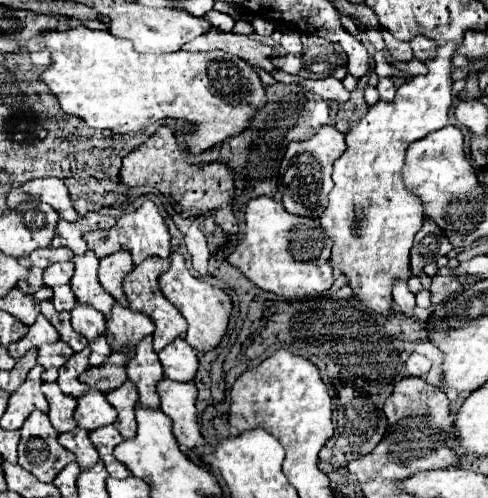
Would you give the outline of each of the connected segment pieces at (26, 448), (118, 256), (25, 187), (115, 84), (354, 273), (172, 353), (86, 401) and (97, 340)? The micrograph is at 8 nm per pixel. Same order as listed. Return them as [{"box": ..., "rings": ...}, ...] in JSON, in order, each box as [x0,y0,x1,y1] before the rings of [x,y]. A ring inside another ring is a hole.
[{"box":[18,410,76,482],"rings":[[[34,410],[20,432],[18,464],[38,480],[52,482],[66,464],[76,460],[76,456],[58,442],[58,432],[50,424],[46,412]]]},{"box":[98,250,134,304],"rings":[[[124,250],[108,254],[108,256],[104,256],[100,260],[98,278],[100,278],[102,286],[104,286],[104,290],[110,292],[114,296],[114,300],[120,302],[120,304],[128,304],[122,282],[124,282],[126,272],[130,272],[132,266],[134,266],[132,256],[130,256],[130,252],[124,252]]]},{"box":[22,178,78,220],"rings":[[[32,178],[32,180],[22,184],[22,192],[50,204],[60,214],[60,218],[64,218],[64,220],[76,220],[78,218],[66,186],[58,178]]]},{"box":[40,26,266,154],"rings":[[[76,26],[68,30],[46,30],[40,34],[50,50],[52,64],[42,72],[40,80],[46,82],[52,94],[58,98],[66,114],[82,118],[90,128],[108,128],[118,134],[138,132],[146,126],[158,122],[160,118],[184,118],[192,124],[208,124],[208,132],[192,132],[188,138],[190,152],[198,154],[234,132],[246,128],[250,116],[266,102],[264,86],[258,74],[248,62],[238,56],[230,56],[222,50],[212,52],[170,52],[148,58],[132,48],[128,40],[118,40],[104,30],[90,30],[86,26]]]},{"box":[320,42,460,314],"rings":[[[450,42],[444,46],[436,46],[436,58],[426,60],[428,74],[426,76],[412,76],[408,78],[398,90],[396,98],[392,102],[378,100],[376,104],[368,106],[368,112],[350,128],[346,134],[348,150],[334,162],[334,188],[328,194],[328,206],[320,218],[324,228],[330,232],[334,240],[330,266],[340,268],[348,284],[354,290],[354,296],[360,298],[368,308],[372,308],[378,314],[390,314],[392,312],[392,284],[396,278],[408,278],[410,276],[410,248],[416,232],[422,228],[424,212],[422,202],[418,196],[414,196],[404,180],[402,180],[402,168],[404,168],[404,152],[410,142],[442,128],[448,124],[448,110],[452,104],[452,56],[460,48],[458,42]]]},{"box":[158,338,198,382],"rings":[[[176,338],[172,344],[162,348],[158,356],[166,378],[178,382],[190,382],[194,378],[198,368],[198,356],[184,338]]]},{"box":[74,388,116,430],"rings":[[[90,388],[84,396],[78,398],[74,420],[80,428],[94,430],[94,428],[112,424],[116,420],[116,412],[114,408],[110,408],[102,392],[98,392],[96,388]]]},{"box":[70,302,110,366],"rings":[[[78,302],[70,310],[70,316],[72,316],[72,328],[88,338],[88,346],[92,350],[90,364],[98,366],[98,364],[106,362],[106,358],[110,354],[110,346],[108,346],[106,336],[104,336],[104,332],[106,332],[106,328],[104,328],[104,314],[98,312],[90,304]]]}]

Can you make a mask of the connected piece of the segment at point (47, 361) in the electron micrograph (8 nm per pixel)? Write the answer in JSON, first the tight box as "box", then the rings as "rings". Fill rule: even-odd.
{"box":[38,340,72,382],"rings":[[[62,340],[52,344],[42,344],[38,348],[38,364],[44,366],[42,380],[54,382],[58,378],[58,368],[70,358],[70,354],[72,354],[72,348]]]}

